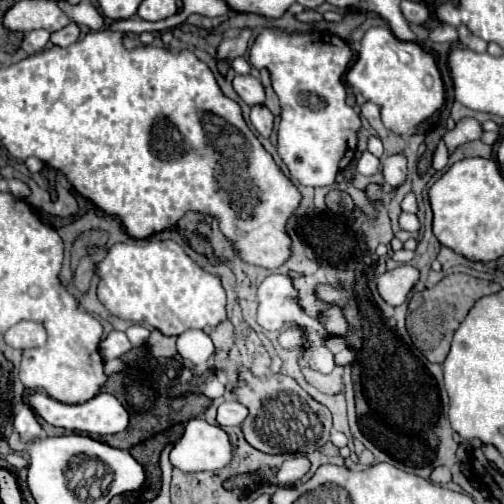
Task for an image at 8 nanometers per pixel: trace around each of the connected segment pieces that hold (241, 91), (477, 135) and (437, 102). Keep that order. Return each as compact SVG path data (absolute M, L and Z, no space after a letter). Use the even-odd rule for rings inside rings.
M237 75L233 79L233 89L237 91L237 95L249 105L261 105L265 101L265 91L259 79L251 77L251 75Z
M465 117L465 119L461 119L449 133L445 133L443 139L445 139L447 149L449 149L449 153L451 153L455 147L459 147L459 145L463 145L463 143L481 139L481 135L483 135L481 123L479 123L477 119L473 119L473 117Z
M371 27L363 35L357 59L345 79L367 101L379 105L383 125L399 135L415 133L417 125L431 117L445 101L443 81L433 55L419 43L397 39L389 27Z

